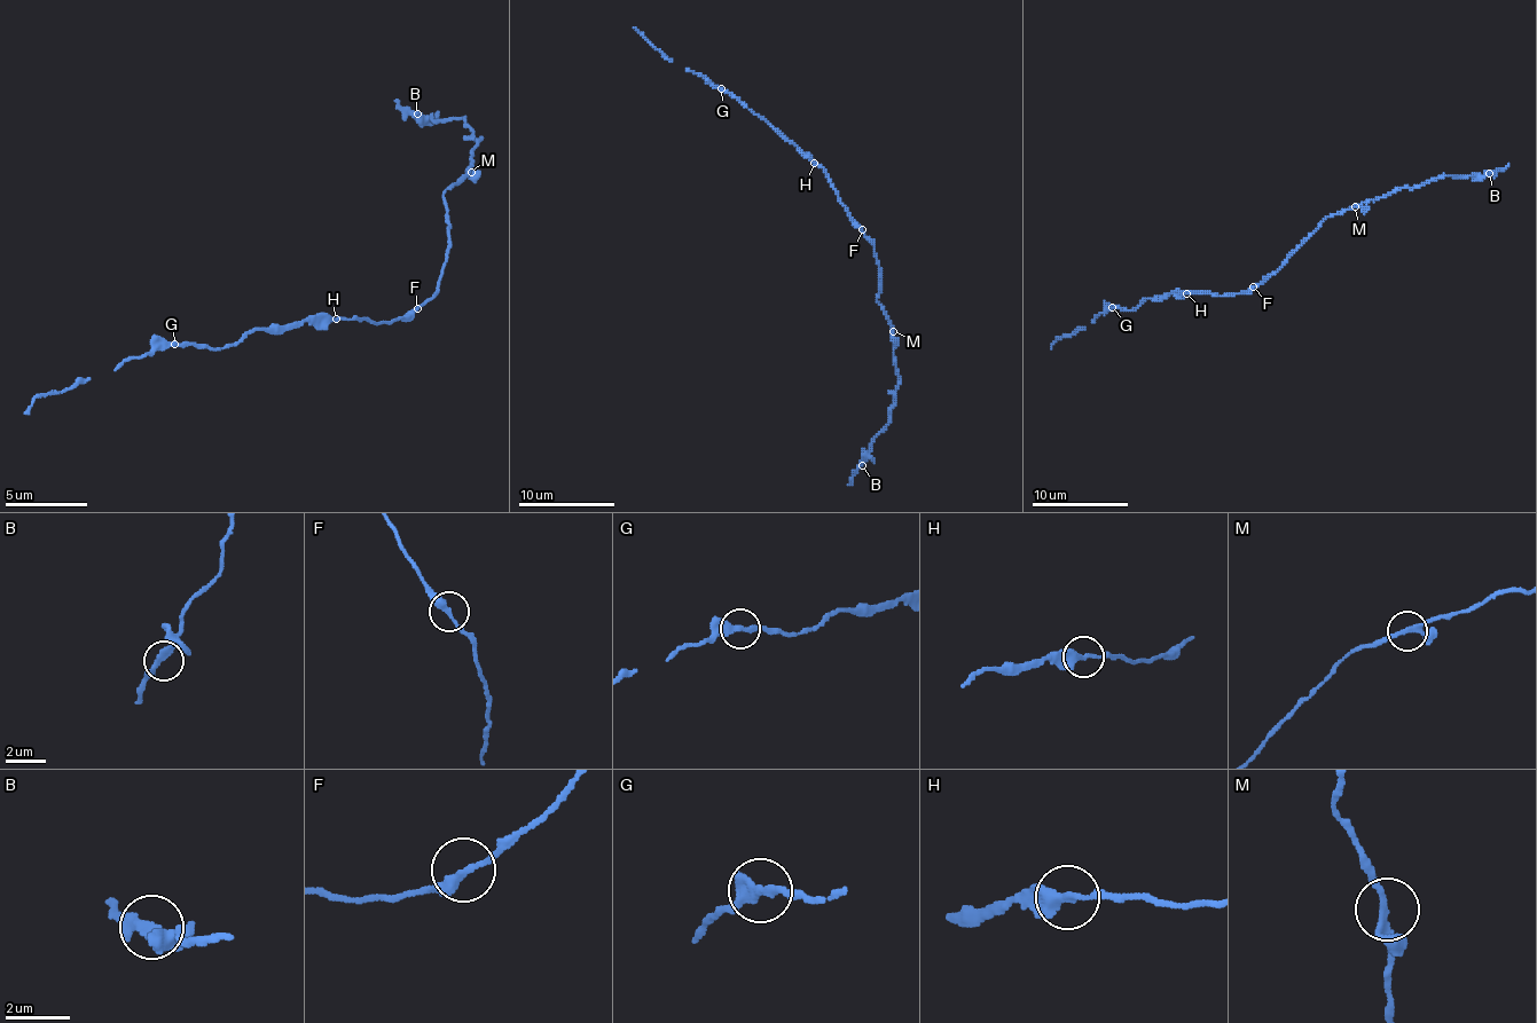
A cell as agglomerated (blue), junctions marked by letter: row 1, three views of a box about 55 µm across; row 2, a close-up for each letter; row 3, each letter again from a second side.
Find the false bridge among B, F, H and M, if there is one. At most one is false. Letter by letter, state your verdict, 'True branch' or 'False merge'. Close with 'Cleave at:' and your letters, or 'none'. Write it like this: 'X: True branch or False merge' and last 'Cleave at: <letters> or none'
B: True branch
F: True branch
H: True branch
M: True branch
Cleave at: none

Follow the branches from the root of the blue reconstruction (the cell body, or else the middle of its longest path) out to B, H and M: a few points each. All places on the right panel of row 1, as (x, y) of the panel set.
B: (1253, 289), (1263, 284), (1327, 217), (1445, 175), (1489, 173)
H: (1253, 289), (1224, 296), (1186, 293)
M: (1253, 289), (1263, 284), (1327, 217), (1355, 206)

